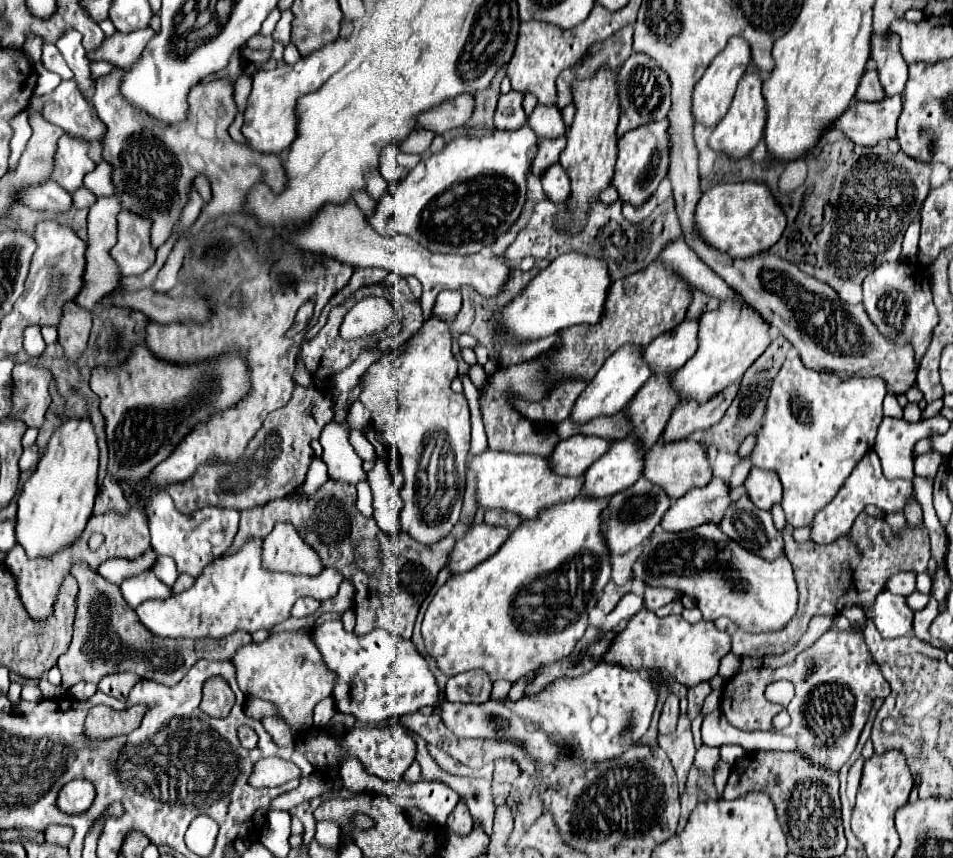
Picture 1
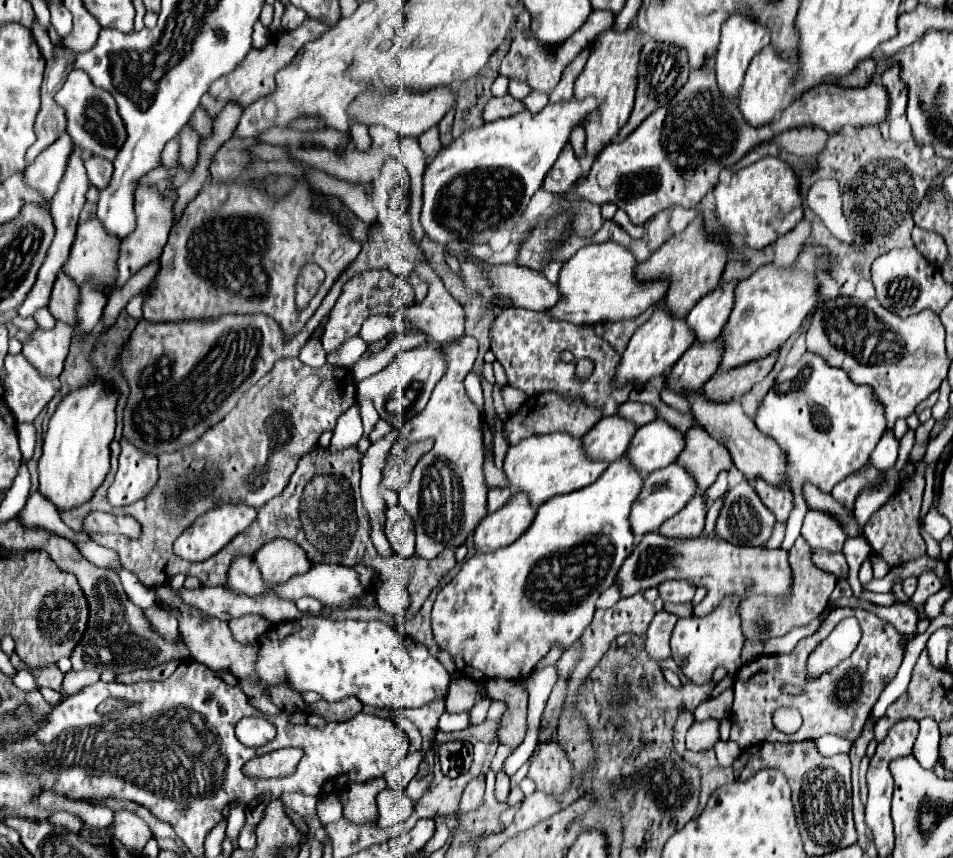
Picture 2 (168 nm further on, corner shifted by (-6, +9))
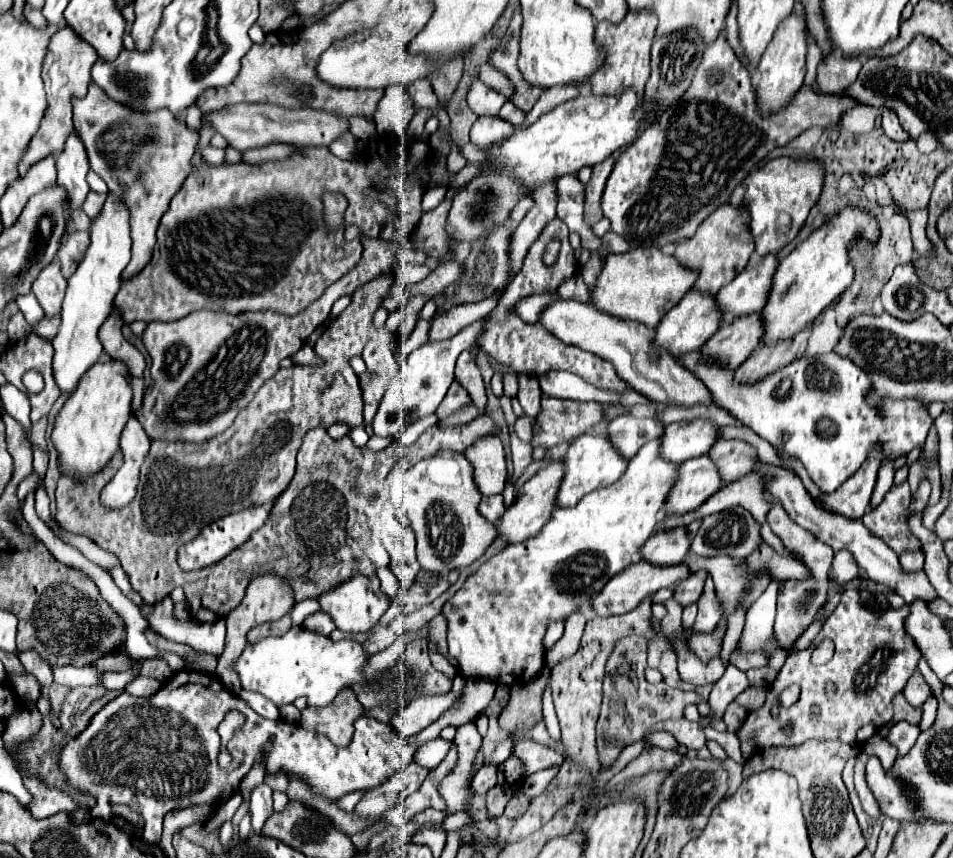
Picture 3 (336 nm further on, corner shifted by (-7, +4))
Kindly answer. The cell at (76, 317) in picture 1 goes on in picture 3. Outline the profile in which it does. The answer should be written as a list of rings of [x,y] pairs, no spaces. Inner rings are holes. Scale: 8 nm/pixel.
[[[52,261],[52,265],[48,265],[48,269],[40,273],[40,277],[36,277],[36,283],[32,283],[32,293],[36,295],[40,307],[48,317],[60,313],[64,291],[66,291],[66,279],[60,273],[58,261]]]

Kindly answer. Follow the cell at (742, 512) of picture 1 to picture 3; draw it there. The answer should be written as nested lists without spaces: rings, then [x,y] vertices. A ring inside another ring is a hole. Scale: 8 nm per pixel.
[[[732,507],[724,513],[716,513],[710,515],[702,521],[696,537],[692,539],[690,551],[694,551],[696,555],[702,557],[716,557],[716,555],[728,555],[728,557],[736,557],[736,559],[744,559],[748,557],[758,545],[762,543],[760,537],[760,525],[756,525],[756,521],[752,519],[752,515],[742,509],[742,507]]]

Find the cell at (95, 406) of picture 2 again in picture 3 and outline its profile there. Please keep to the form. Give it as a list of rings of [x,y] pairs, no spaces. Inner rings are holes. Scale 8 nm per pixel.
[[[98,361],[84,373],[76,391],[68,397],[56,417],[52,441],[58,449],[60,469],[64,475],[84,479],[100,471],[118,451],[118,439],[130,419],[132,387],[130,371],[124,361]]]

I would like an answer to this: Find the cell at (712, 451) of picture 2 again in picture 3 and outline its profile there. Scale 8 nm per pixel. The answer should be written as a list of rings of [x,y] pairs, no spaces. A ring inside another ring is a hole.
[[[718,439],[716,445],[710,449],[710,457],[718,465],[724,483],[736,481],[758,469],[758,453],[746,441]]]

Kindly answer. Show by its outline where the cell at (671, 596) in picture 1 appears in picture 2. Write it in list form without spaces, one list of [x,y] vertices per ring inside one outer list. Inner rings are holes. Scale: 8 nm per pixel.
[[[667,580],[659,586],[659,598],[663,602],[673,602],[673,604],[691,602],[693,594],[695,594],[695,586],[691,586],[685,580]]]

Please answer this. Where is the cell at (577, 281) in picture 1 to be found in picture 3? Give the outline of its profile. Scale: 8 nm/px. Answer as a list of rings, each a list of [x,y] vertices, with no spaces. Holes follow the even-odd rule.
[[[656,247],[650,249],[634,249],[622,255],[610,255],[606,265],[602,267],[602,273],[598,277],[598,285],[594,291],[590,291],[590,303],[614,317],[630,319],[644,323],[646,327],[656,327],[660,323],[660,317],[688,293],[698,279],[698,271],[692,271],[684,267],[682,263],[676,263],[674,255],[662,253]]]

